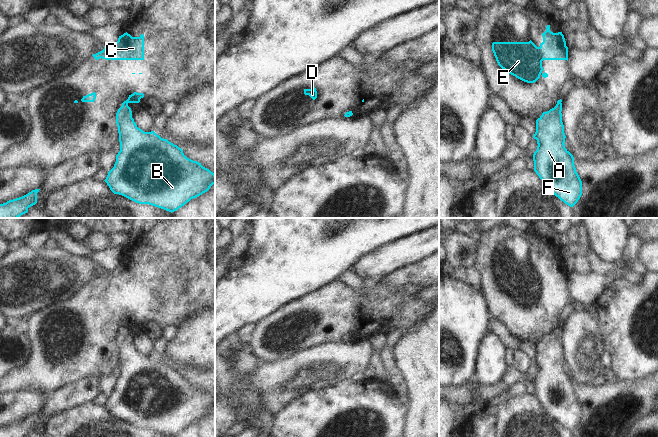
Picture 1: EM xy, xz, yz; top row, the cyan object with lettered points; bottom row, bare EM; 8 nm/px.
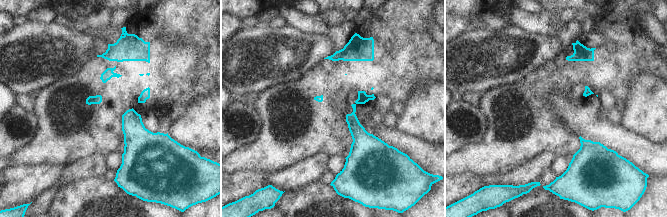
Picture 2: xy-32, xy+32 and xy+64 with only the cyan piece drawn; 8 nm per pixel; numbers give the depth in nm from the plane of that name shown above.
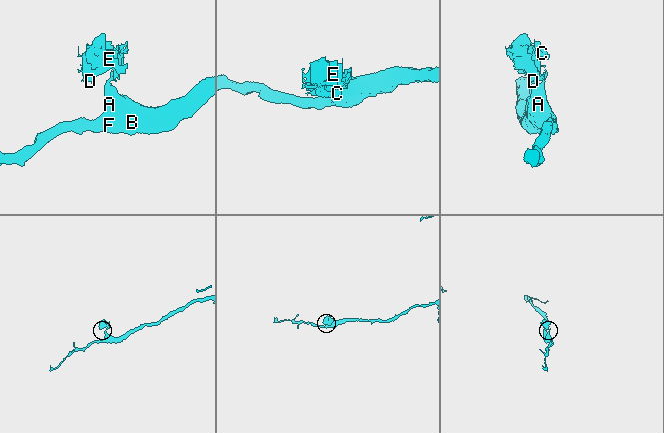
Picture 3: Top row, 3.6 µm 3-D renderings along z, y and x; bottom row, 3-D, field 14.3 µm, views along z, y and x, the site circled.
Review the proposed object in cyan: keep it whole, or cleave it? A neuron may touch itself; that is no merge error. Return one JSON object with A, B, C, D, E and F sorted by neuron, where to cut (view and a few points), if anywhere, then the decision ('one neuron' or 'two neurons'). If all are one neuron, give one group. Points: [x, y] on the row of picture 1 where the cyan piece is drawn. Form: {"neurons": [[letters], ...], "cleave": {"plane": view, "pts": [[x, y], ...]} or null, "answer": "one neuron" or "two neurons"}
{"neurons": [["A", "B", "F"], ["C", "D", "E"]], "cleave": {"plane": "xy", "pts": [[127, 103], [122, 105]]}, "answer": "two neurons"}

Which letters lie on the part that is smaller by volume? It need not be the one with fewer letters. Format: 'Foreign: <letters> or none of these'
Foreign: C, D, E

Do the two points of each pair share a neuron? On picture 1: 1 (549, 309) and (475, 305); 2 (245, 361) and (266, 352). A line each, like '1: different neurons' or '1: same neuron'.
1: different neurons
2: different neurons

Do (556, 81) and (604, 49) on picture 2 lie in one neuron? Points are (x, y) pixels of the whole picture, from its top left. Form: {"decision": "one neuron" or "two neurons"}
{"decision": "one neuron"}

